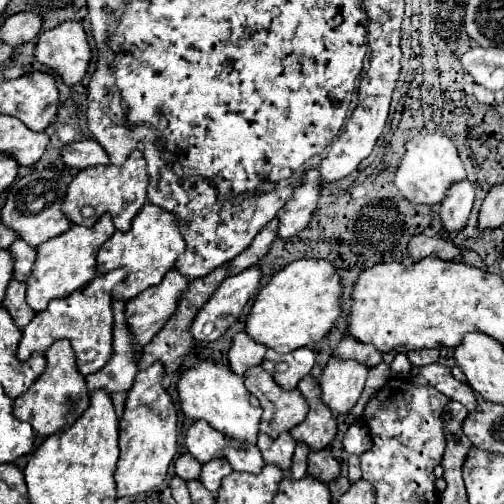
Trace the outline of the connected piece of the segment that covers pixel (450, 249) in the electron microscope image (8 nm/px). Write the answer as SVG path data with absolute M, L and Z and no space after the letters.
M414 235L408 243L408 255L414 261L420 261L424 257L440 257L444 261L454 259L456 255L460 255L460 251L446 239L442 239L440 235Z

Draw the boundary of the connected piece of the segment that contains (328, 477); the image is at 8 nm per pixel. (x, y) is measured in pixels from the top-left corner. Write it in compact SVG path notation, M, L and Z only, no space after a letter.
M318 449L310 451L308 455L308 473L324 479L324 483L330 483L340 475L340 463L334 459L330 449Z

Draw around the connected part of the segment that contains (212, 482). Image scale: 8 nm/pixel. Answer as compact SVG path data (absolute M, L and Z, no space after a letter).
M212 459L206 465L202 465L202 473L200 473L200 481L204 483L206 489L210 489L212 493L216 493L222 485L222 479L226 475L232 473L232 467L226 459Z

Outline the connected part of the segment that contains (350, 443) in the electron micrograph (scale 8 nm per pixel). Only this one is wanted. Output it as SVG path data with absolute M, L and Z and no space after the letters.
M359 423L349 426L344 434L343 447L349 454L362 455L372 447L372 440L369 429Z

